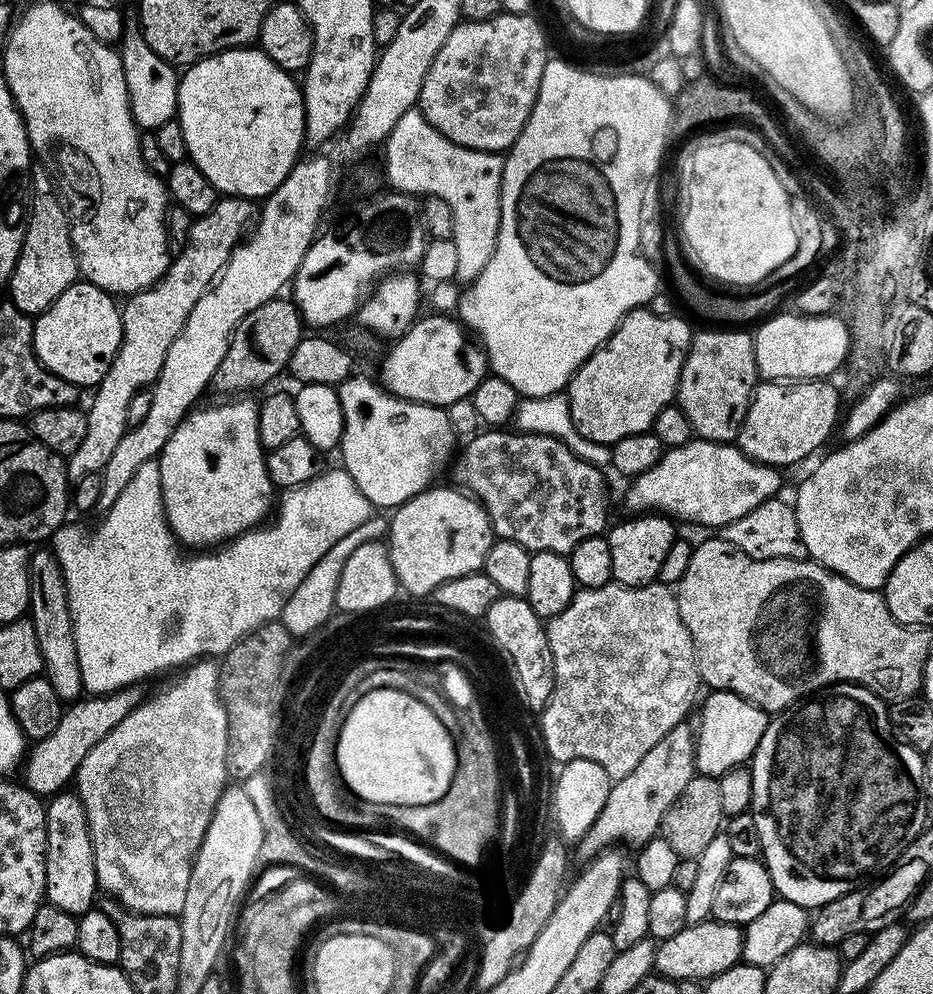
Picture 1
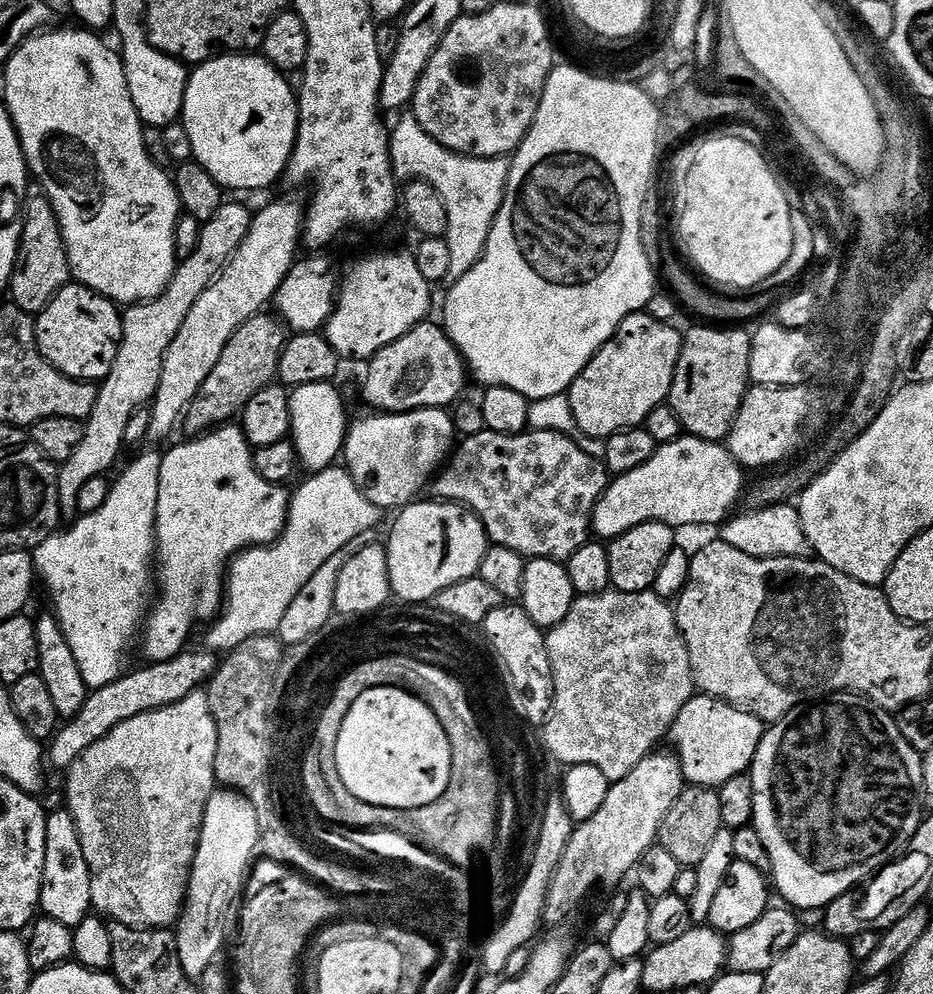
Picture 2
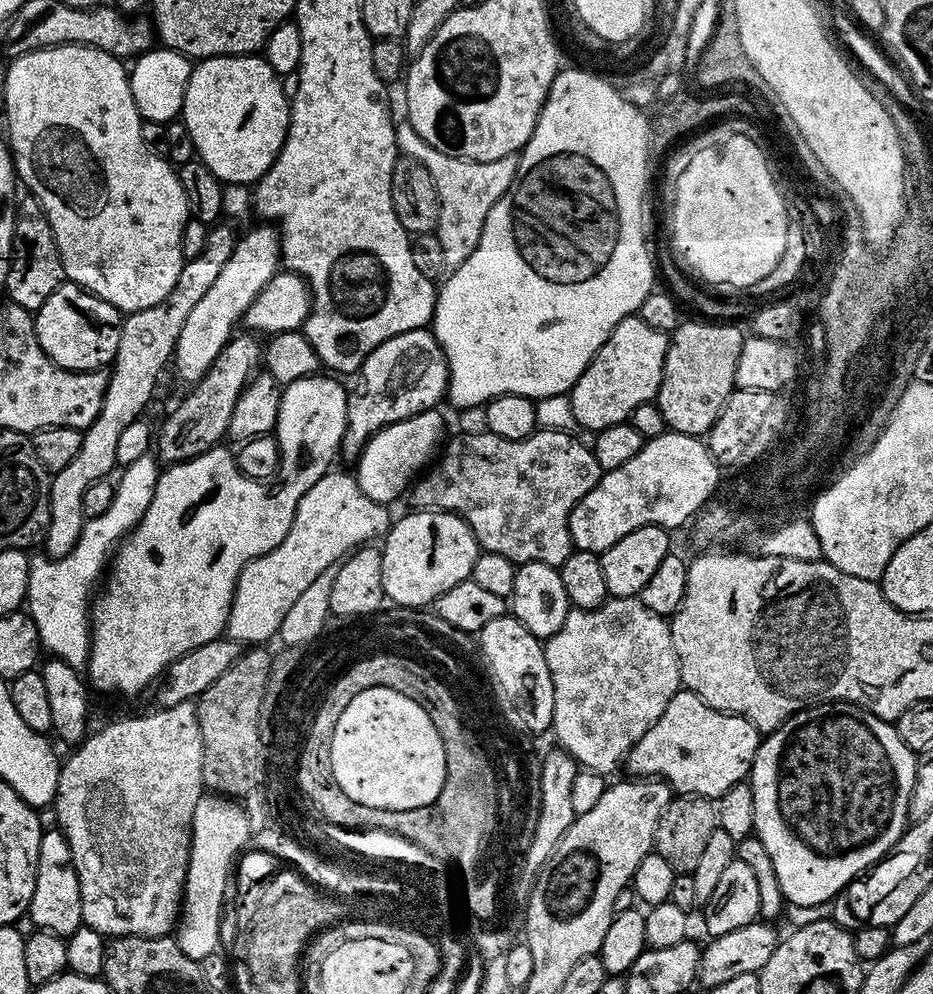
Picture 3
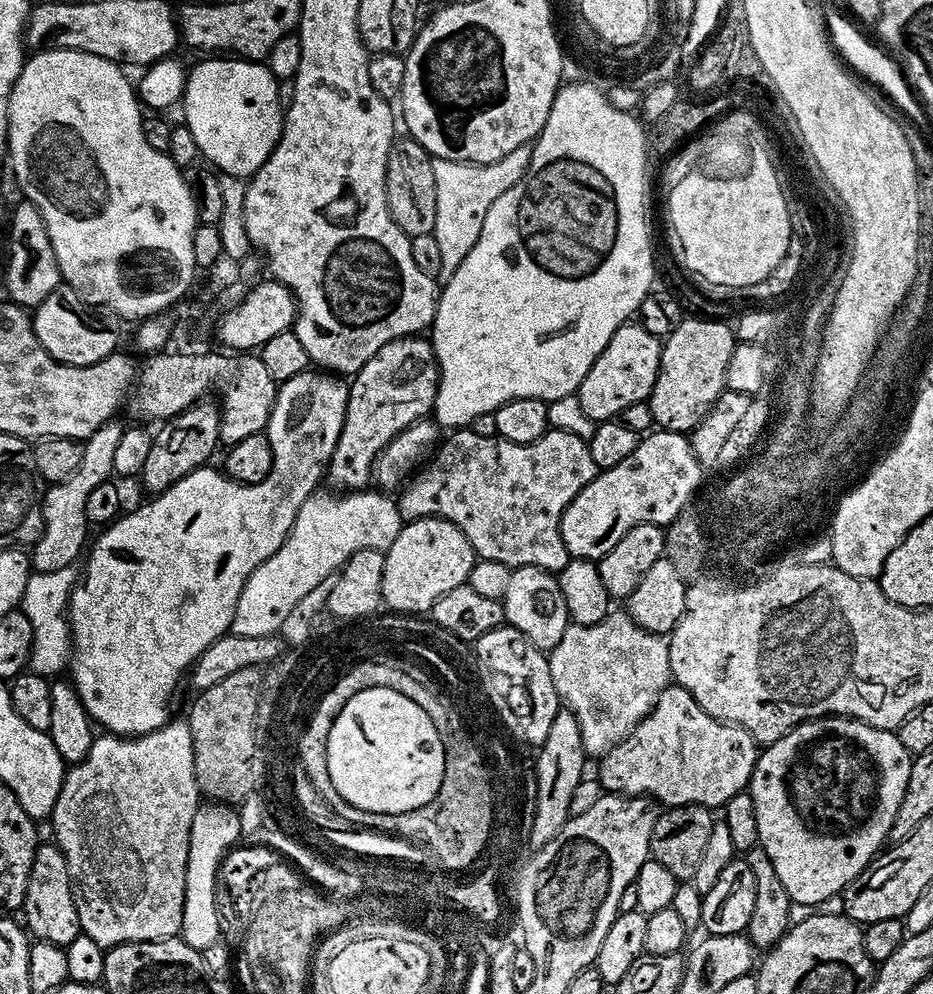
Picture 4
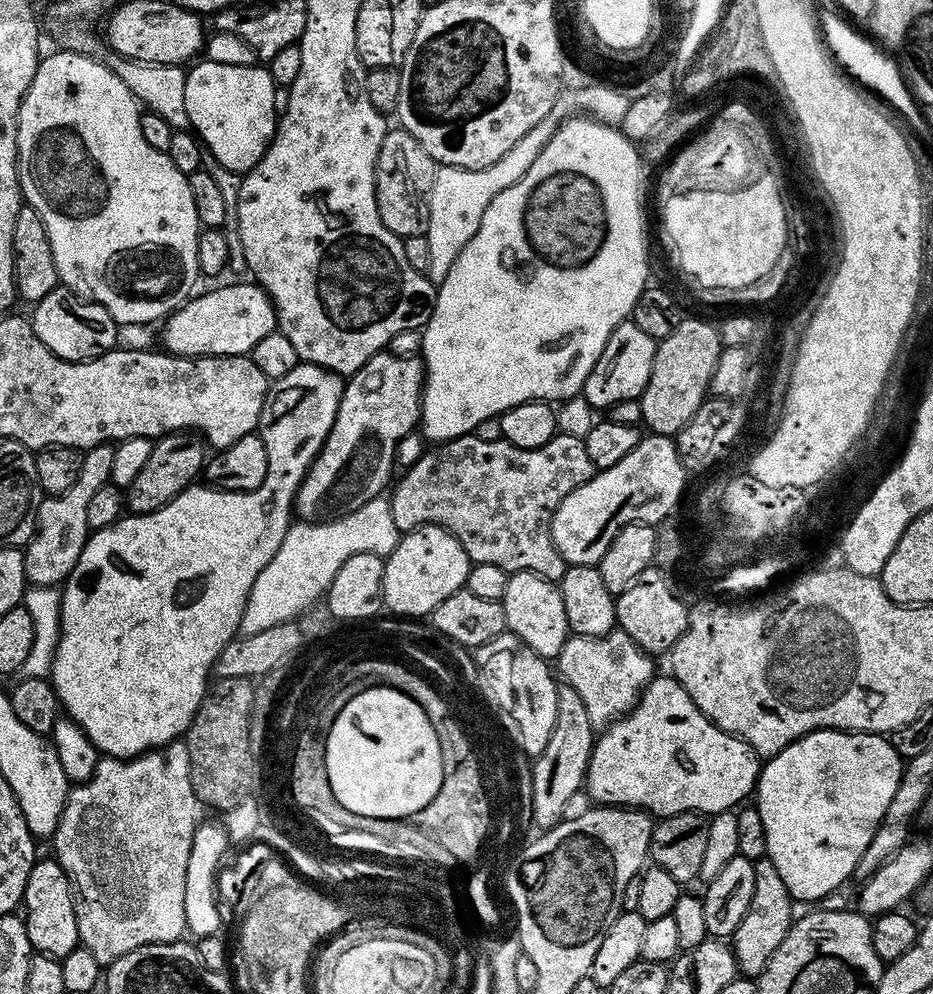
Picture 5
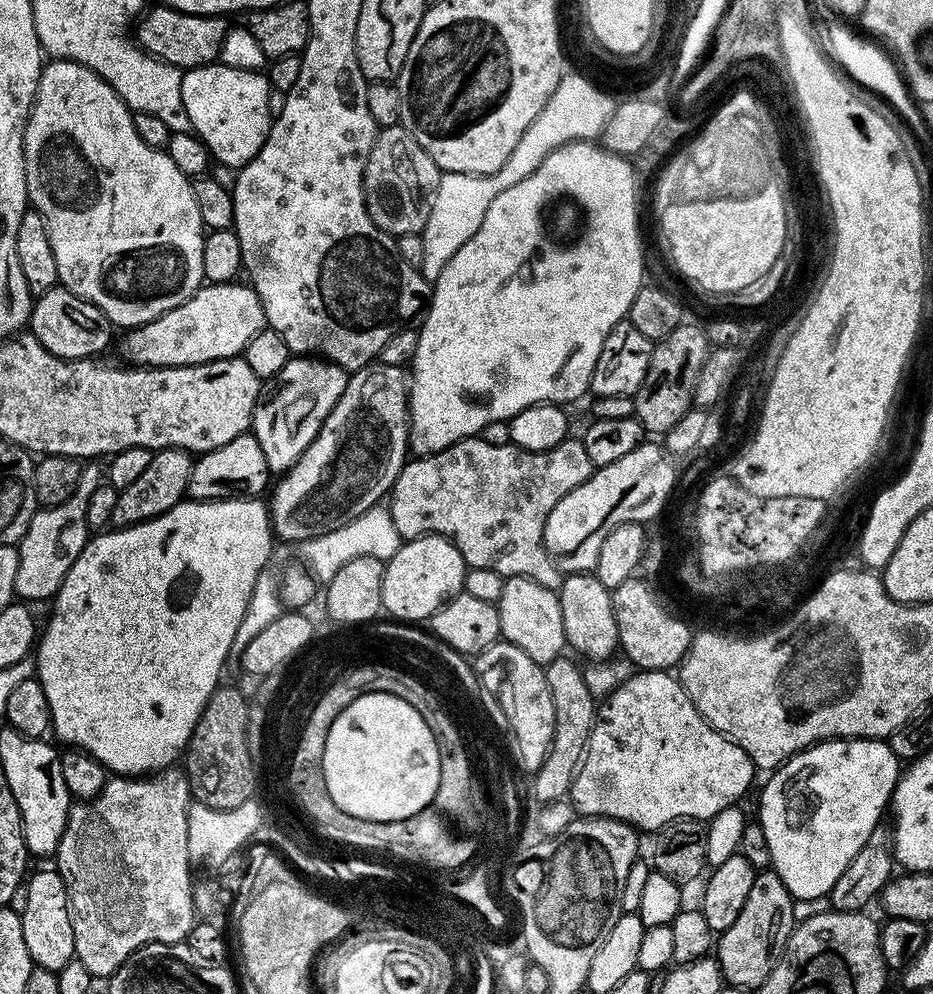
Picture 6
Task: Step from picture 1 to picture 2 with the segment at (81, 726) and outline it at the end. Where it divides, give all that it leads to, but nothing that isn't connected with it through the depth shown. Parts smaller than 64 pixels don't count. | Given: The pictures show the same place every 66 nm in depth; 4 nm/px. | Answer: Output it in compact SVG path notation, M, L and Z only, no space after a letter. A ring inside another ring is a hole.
M185 647L178 654L174 654L165 660L153 660L144 662L141 668L133 672L121 671L106 686L98 686L91 689L88 696L78 706L78 714L65 719L52 733L46 744L46 760L59 770L66 770L98 738L102 738L118 722L126 722L126 718L134 718L134 714L149 712L162 706L170 706L170 702L178 702L186 698L186 694L197 691L216 671L218 656L215 651L207 647L200 648ZM52 763L52 764L51 764Z

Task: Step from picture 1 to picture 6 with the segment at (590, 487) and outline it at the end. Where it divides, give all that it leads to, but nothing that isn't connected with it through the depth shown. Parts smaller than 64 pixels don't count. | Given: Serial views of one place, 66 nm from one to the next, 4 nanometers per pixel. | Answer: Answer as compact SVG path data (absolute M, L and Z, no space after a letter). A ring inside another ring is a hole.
M479 435L468 436L446 446L446 450L409 459L392 484L386 507L401 541L417 540L419 536L441 536L452 541L468 568L494 570L494 574L505 578L525 576L538 582L538 586L559 590L564 585L564 576L544 545L546 518L570 490L590 479L593 471L580 438L567 438L553 449L531 452L514 443L490 446L490 442L482 442Z

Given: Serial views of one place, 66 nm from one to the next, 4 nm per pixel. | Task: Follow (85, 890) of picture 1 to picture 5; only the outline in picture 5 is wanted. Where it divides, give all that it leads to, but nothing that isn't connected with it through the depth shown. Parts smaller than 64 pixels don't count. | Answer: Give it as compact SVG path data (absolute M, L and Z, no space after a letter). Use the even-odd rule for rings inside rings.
M54 858L37 859L30 870L22 901L22 919L28 940L37 953L62 958L70 950L81 947L72 883Z

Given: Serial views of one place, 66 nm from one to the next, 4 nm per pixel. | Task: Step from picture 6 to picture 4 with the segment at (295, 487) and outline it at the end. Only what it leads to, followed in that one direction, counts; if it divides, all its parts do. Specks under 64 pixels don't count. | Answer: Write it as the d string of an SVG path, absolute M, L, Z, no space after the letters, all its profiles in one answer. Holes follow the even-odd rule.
M405 336L382 346L382 350L378 350L378 354L351 377L341 436L327 464L327 482L329 480L340 487L337 489L348 492L367 489L373 483L376 457L380 451L399 432L415 420L425 419L435 409L439 385L440 367L431 339Z

